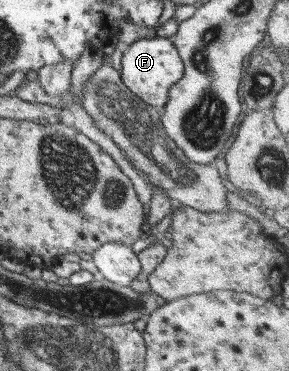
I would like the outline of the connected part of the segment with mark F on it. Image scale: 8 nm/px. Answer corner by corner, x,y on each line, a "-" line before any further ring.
168,37
138,39
128,45
121,56
120,78
124,86
140,100
152,107
162,108
167,101
169,88
183,75
183,64
177,50

